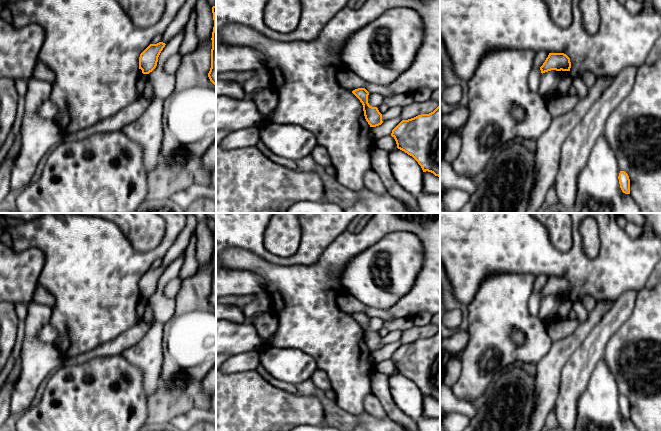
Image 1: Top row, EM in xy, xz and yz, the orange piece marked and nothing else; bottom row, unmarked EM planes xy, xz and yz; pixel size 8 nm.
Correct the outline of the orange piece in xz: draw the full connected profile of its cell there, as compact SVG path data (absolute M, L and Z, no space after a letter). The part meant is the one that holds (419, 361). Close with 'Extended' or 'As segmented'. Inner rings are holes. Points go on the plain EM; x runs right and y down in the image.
M440 328L429 338L402 344L391 360L397 372L412 380L423 396L440 401Z. As segmented

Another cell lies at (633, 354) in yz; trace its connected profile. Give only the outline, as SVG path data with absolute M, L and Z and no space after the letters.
M661 282L654 288L643 288L637 296L634 309L624 324L614 333L607 343L603 359L615 376L620 395L625 395L630 403L630 419L639 431L661 431Z

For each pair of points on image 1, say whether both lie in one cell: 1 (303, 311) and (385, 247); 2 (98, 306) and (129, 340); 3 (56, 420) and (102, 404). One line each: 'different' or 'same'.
1: different
2: different
3: same

